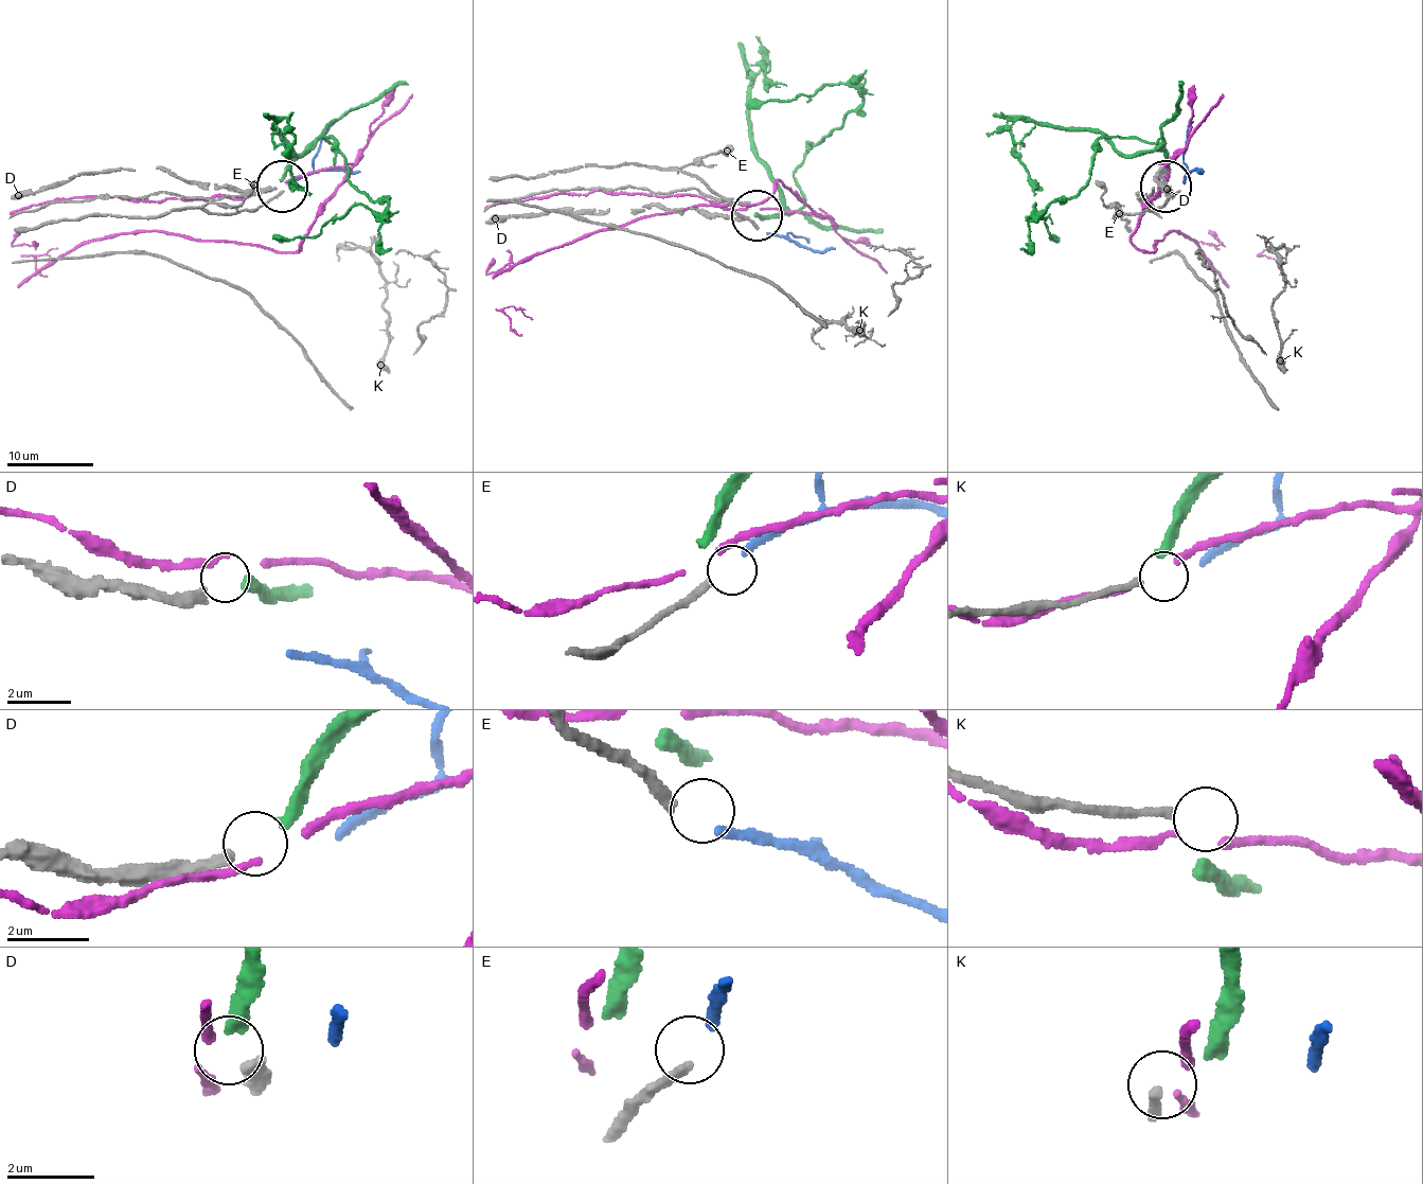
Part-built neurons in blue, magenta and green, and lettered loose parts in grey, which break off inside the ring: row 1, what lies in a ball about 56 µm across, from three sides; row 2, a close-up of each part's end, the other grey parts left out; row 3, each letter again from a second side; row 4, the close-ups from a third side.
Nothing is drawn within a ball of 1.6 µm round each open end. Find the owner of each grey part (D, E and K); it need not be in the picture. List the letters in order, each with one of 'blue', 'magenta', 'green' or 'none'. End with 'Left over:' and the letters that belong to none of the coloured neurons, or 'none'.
D: green
E: blue
K: none
Left over: K

